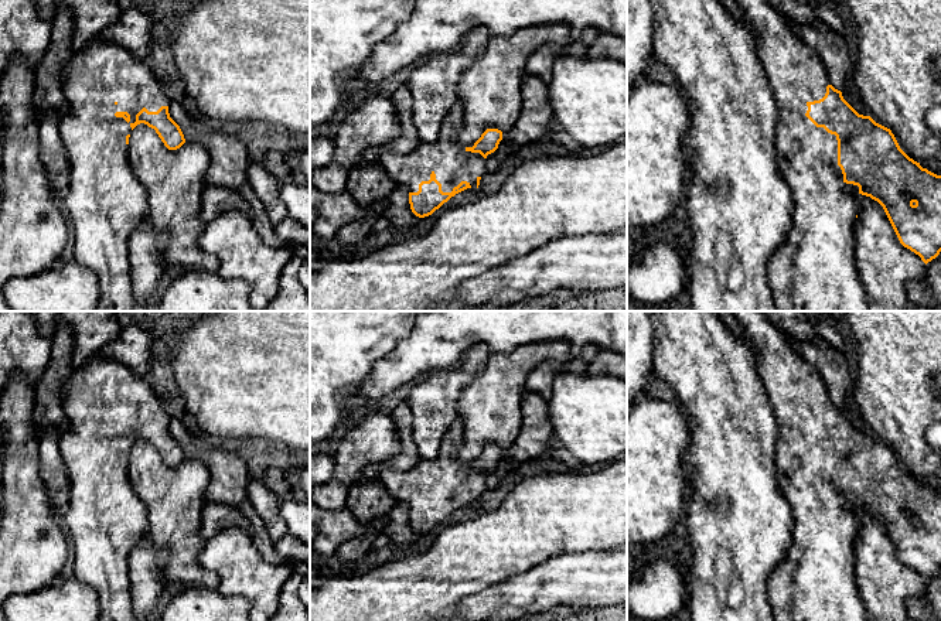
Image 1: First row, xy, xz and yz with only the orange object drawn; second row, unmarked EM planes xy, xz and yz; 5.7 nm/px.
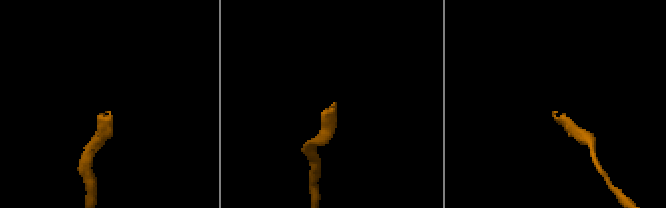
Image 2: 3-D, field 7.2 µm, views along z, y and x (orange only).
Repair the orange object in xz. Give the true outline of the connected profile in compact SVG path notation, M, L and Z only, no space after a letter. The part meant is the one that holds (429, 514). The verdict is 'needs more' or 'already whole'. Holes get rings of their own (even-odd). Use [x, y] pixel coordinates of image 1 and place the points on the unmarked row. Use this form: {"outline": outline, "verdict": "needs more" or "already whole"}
{"outline": "M458 414L443 437L439 455L433 460L420 458L420 461L406 471L382 470L378 481L398 501L409 508L409 521L412 529L425 535L432 532L444 519L467 505L478 505L481 494L487 489L487 472L498 465L502 457L502 448L487 446L481 454L466 464L458 454L463 447L463 419Z", "verdict": "needs more"}

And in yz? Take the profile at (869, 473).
{"outline": "M732 311L753 351L756 371L763 383L778 427L775 443L777 487L787 499L794 528L785 560L768 579L768 597L775 621L866 621L866 611L855 581L853 542L860 529L859 511L877 518L900 560L927 581L941 569L941 492L910 475L890 446L870 433L859 431L831 402L826 386L814 366L794 352L787 334L761 311Z", "verdict": "needs more"}

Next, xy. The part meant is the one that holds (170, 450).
{"outline": "M92 358L72 368L65 393L68 429L59 433L59 450L71 480L69 504L65 513L65 532L74 553L74 577L91 586L99 597L98 621L136 621L133 613L129 556L130 550L149 533L147 511L133 491L129 480L129 454L132 447L144 440L154 446L168 467L184 460L180 443L170 434L170 417L163 406L163 389L151 385L144 375L133 372L122 362Z", "verdict": "needs more"}

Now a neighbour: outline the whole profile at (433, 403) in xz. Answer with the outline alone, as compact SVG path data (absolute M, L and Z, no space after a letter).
M478 344L467 351L454 368L430 372L429 378L409 393L406 402L412 412L412 436L420 458L433 460L439 455L443 437L458 416L460 393L484 369L490 354L487 344Z

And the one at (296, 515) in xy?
M283 501L280 518L287 525L287 533L301 539L310 546L310 504L297 501Z

